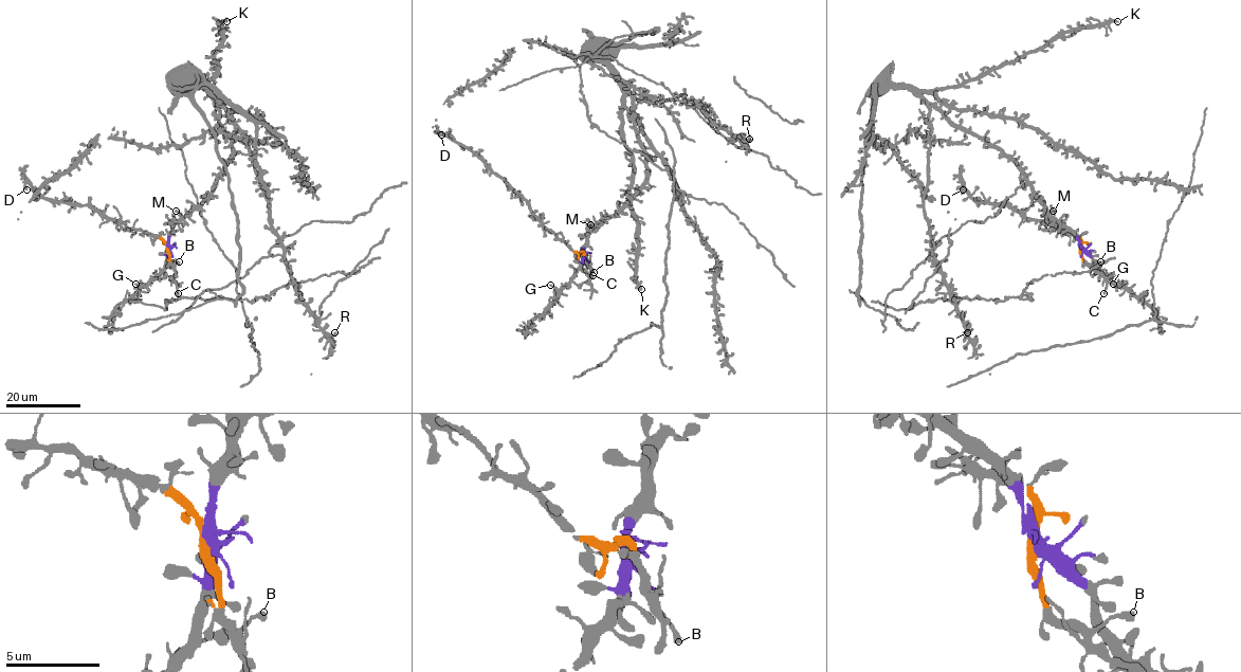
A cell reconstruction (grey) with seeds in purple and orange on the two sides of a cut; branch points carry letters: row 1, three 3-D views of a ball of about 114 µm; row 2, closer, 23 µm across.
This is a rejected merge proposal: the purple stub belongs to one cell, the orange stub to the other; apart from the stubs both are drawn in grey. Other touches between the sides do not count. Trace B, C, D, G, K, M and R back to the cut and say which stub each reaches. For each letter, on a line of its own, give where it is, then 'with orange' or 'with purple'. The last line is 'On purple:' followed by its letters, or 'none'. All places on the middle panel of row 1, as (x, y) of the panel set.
B: at (594, 272); with orange
C: at (592, 275); with orange
D: at (441, 134); with orange
G: at (550, 285); with purple
K: at (641, 289); with purple
M: at (590, 224); with purple
R: at (749, 139); with purple
On purple: G, K, M, R

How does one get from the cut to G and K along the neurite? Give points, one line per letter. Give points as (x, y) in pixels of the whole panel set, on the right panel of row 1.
G: (1080, 248), (1117, 285), (1113, 284)
K: (1080, 248), (1026, 175), (957, 128), (934, 92), (1014, 64), (1074, 29), (1117, 21)

